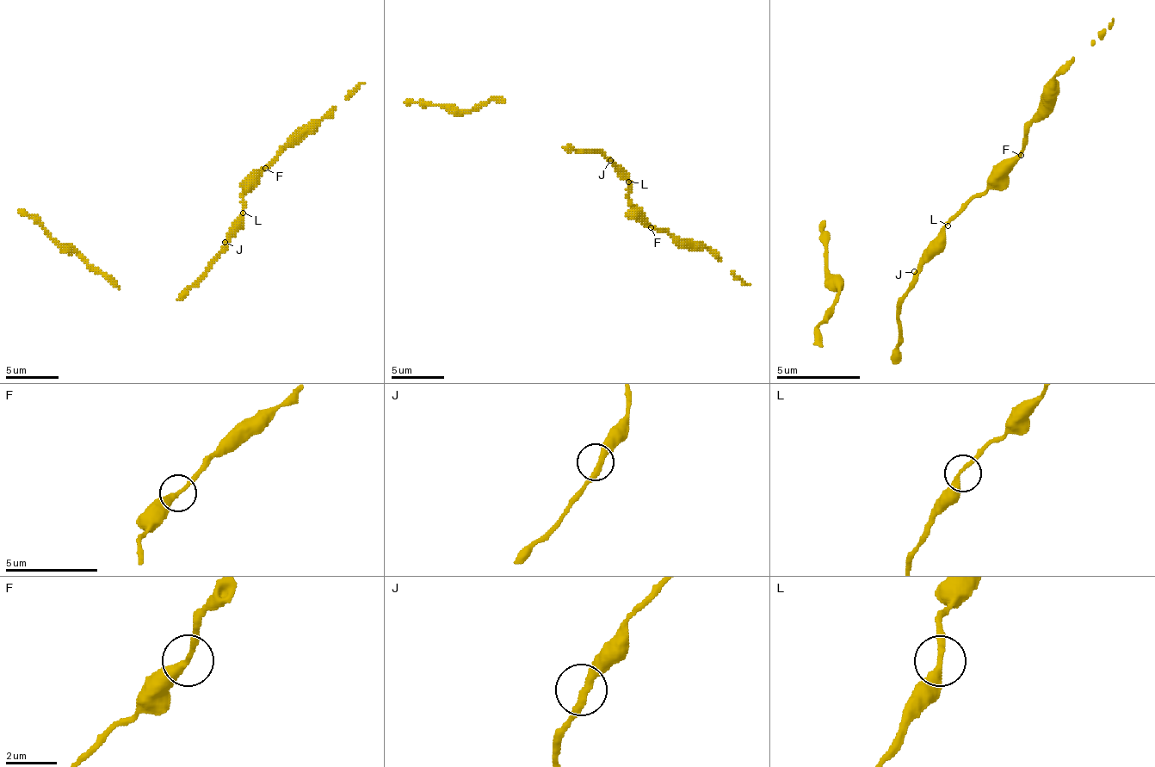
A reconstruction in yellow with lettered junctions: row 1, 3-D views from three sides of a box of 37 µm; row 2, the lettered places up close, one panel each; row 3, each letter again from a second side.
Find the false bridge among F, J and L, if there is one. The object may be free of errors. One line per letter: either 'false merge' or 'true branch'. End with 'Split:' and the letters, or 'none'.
F: true branch
J: true branch
L: true branch
Split: none

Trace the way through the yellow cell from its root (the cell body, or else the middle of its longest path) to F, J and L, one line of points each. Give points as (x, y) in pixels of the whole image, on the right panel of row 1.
F: (906, 293), (918, 268), (923, 250), (1019, 154)
J: (906, 293), (914, 271)
L: (906, 293), (918, 268), (923, 250), (948, 225)

